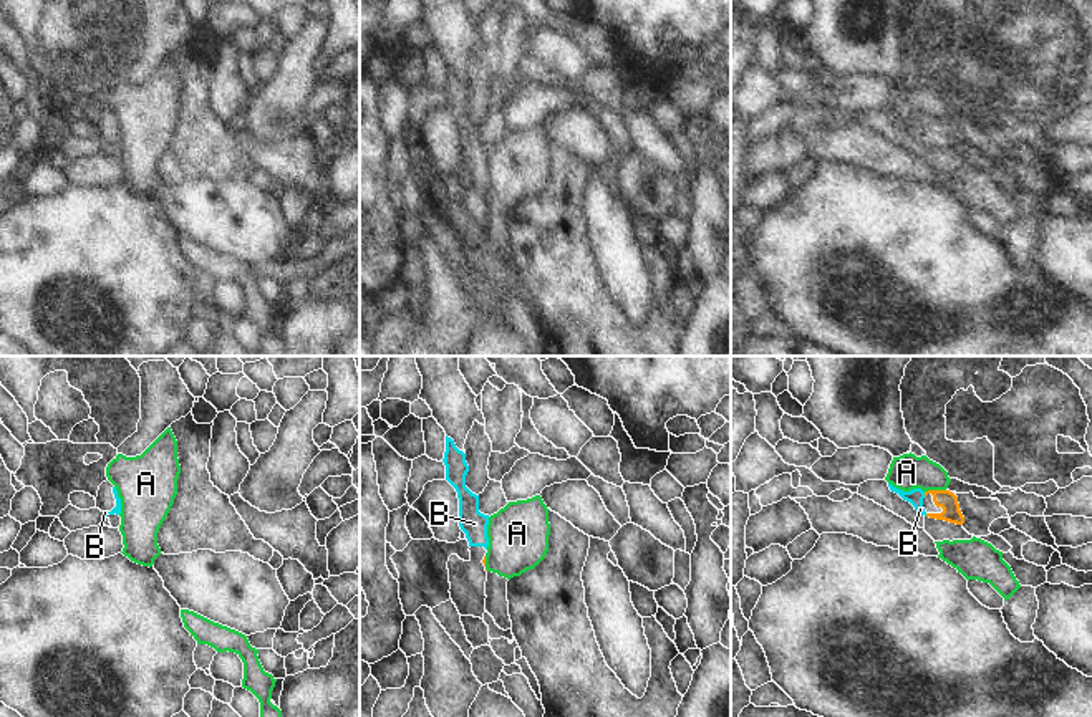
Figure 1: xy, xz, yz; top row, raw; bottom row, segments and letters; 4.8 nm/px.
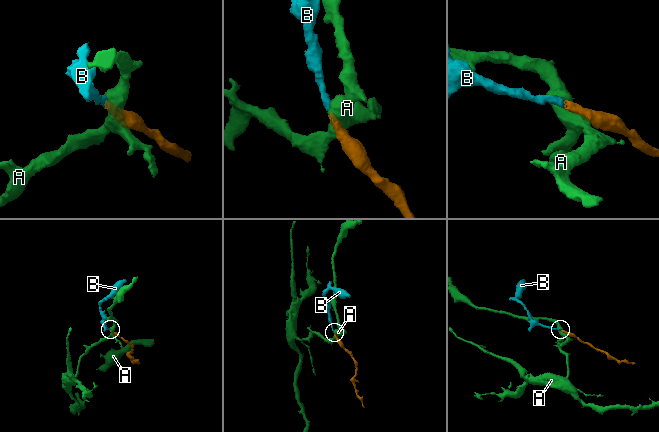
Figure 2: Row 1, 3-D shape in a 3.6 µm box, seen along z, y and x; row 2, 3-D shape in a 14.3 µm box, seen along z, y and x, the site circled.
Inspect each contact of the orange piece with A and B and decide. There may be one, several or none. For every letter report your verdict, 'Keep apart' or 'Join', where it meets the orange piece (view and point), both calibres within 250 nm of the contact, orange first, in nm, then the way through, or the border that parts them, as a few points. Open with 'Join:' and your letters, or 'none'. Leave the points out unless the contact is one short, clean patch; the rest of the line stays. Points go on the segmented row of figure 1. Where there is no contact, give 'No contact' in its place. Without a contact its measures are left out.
Join: B
A: Keep apart. Touches orange at yz (935, 490). Thickness 90 nm (orange) against 170 nm
B: Join. Touches orange at yz (925, 494). Thickness 90 nm (orange) against 80 nm. Path across: yz (945, 499), (933, 492), (925, 494), (915, 497).

